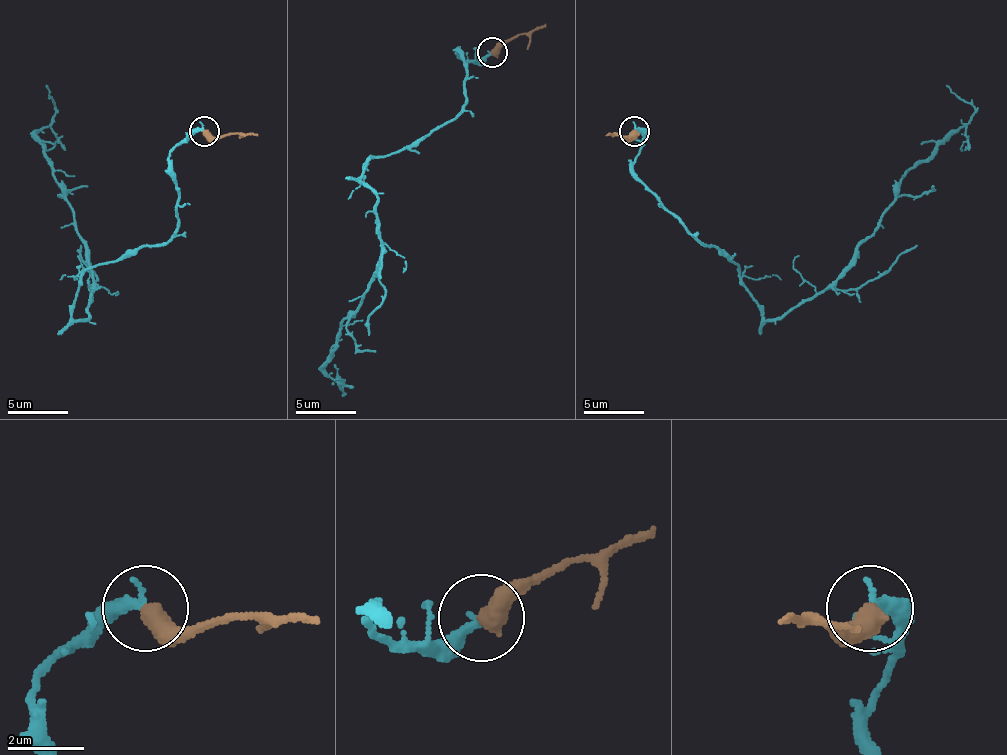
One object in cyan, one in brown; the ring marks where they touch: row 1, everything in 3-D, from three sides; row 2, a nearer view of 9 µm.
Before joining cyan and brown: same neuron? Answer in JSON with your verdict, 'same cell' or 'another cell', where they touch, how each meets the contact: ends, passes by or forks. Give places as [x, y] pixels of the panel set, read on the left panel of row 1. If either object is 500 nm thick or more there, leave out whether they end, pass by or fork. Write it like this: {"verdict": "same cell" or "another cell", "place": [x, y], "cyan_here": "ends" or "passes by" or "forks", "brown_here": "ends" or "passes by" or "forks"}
{"verdict": "same cell", "place": [204, 131]}

